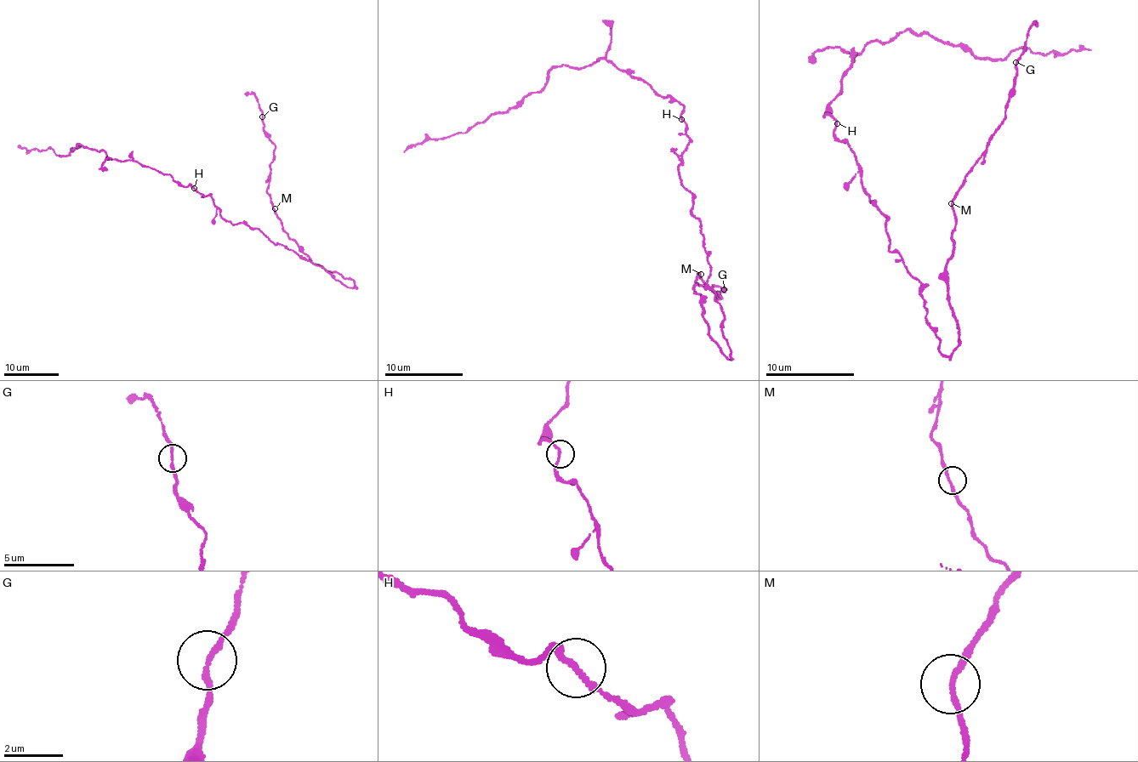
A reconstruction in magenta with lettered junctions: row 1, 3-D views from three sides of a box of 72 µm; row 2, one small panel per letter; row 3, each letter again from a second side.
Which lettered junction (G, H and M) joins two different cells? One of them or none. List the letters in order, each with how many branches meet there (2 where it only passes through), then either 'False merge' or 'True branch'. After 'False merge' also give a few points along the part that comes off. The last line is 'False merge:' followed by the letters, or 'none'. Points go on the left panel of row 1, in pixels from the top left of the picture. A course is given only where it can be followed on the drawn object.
G: Branches: 2. True branch
H: Branches: 2. True branch
M: Branches: 2. True branch
False merge: none

